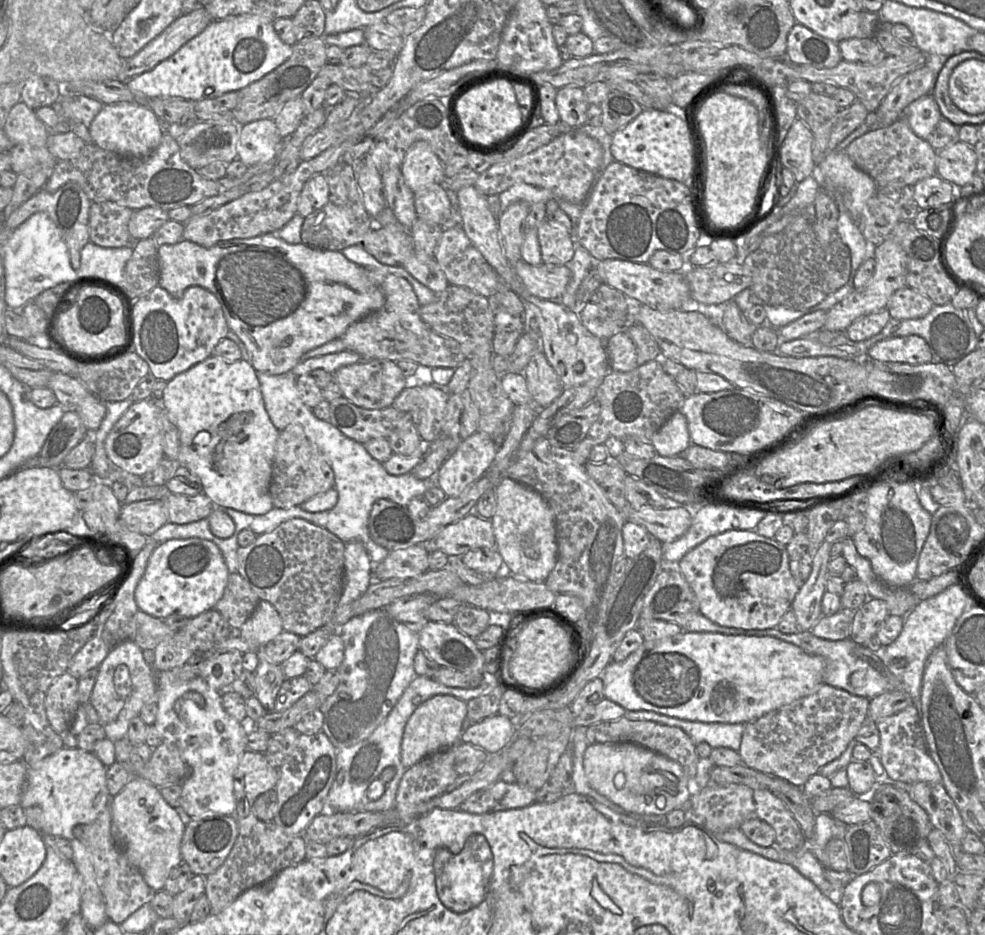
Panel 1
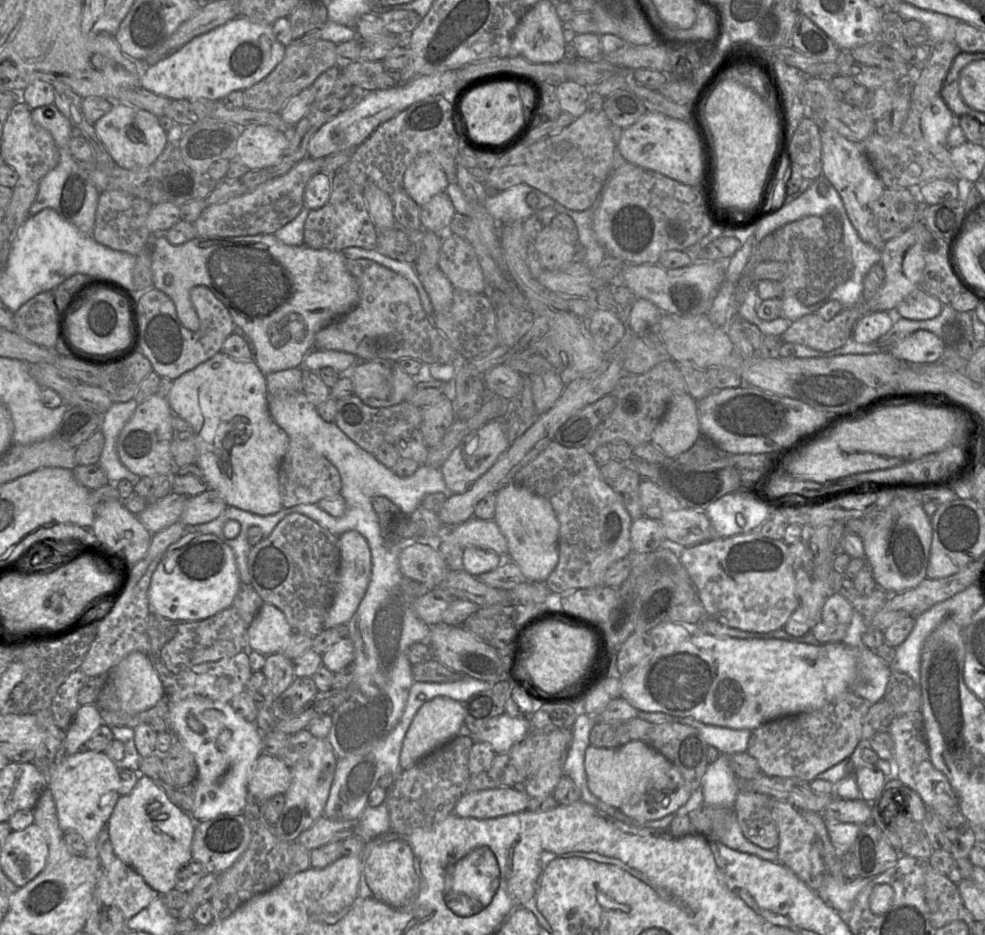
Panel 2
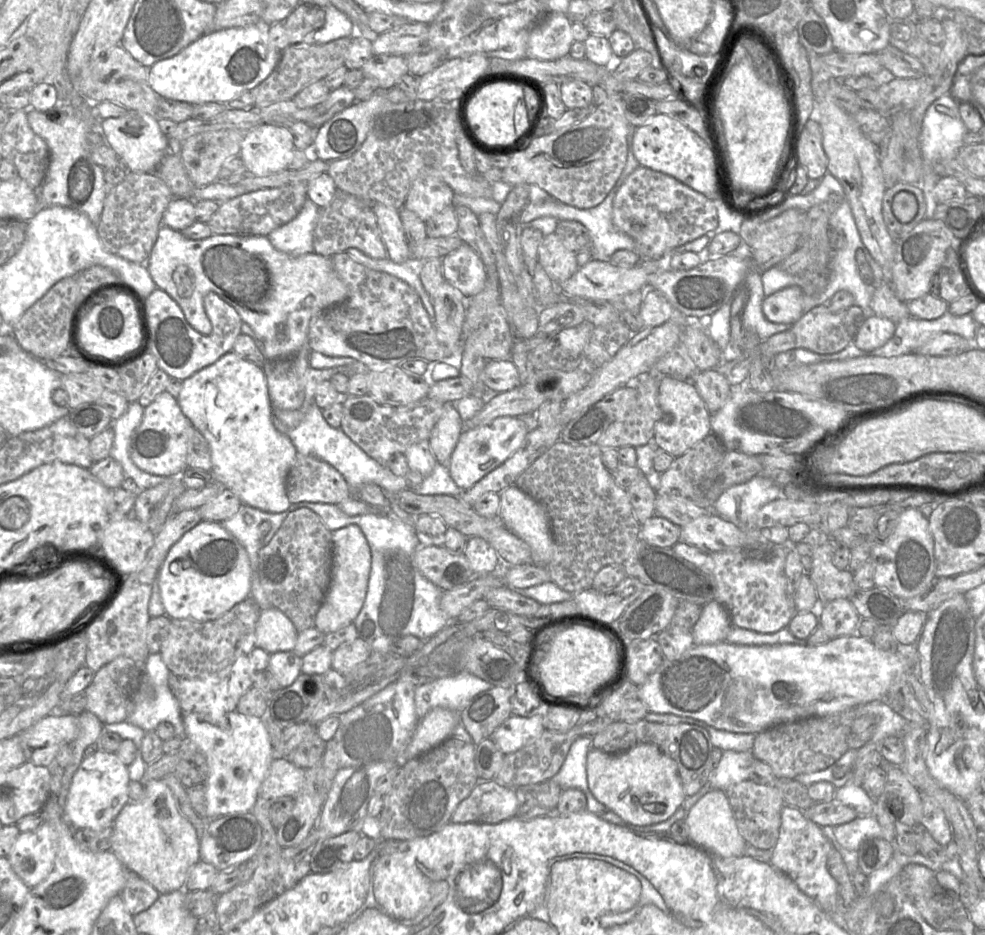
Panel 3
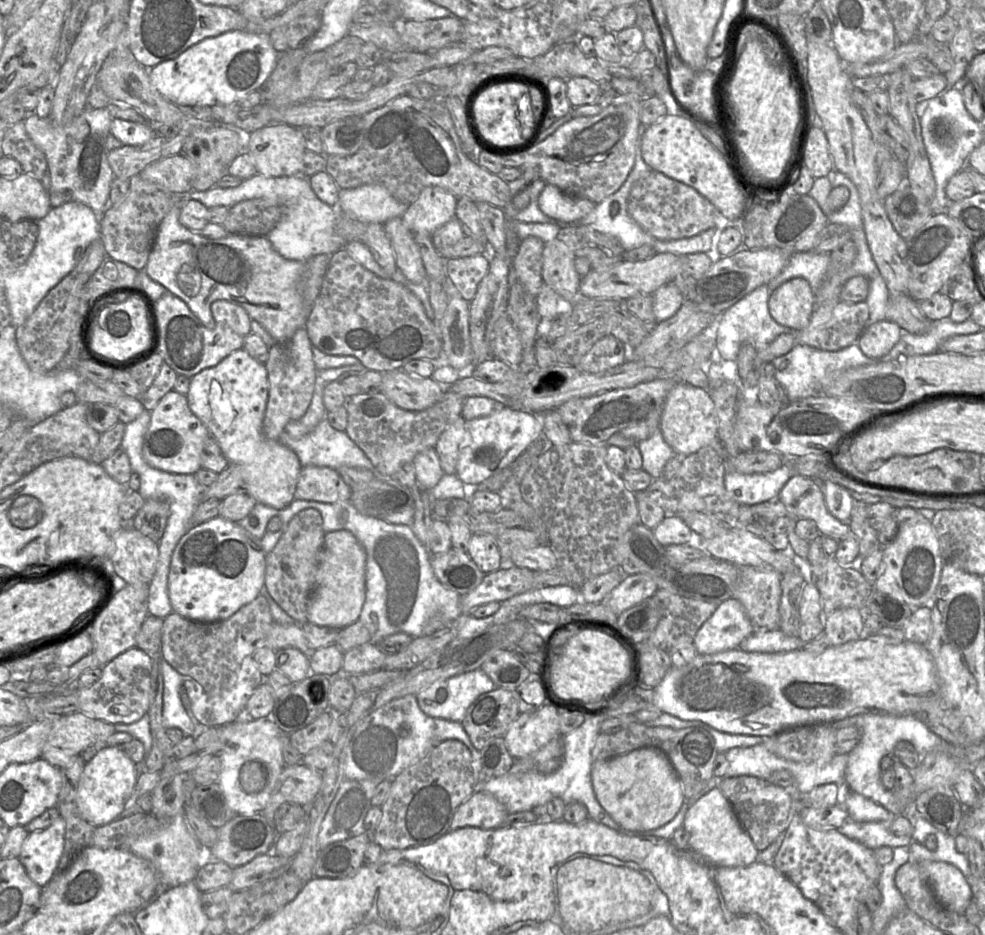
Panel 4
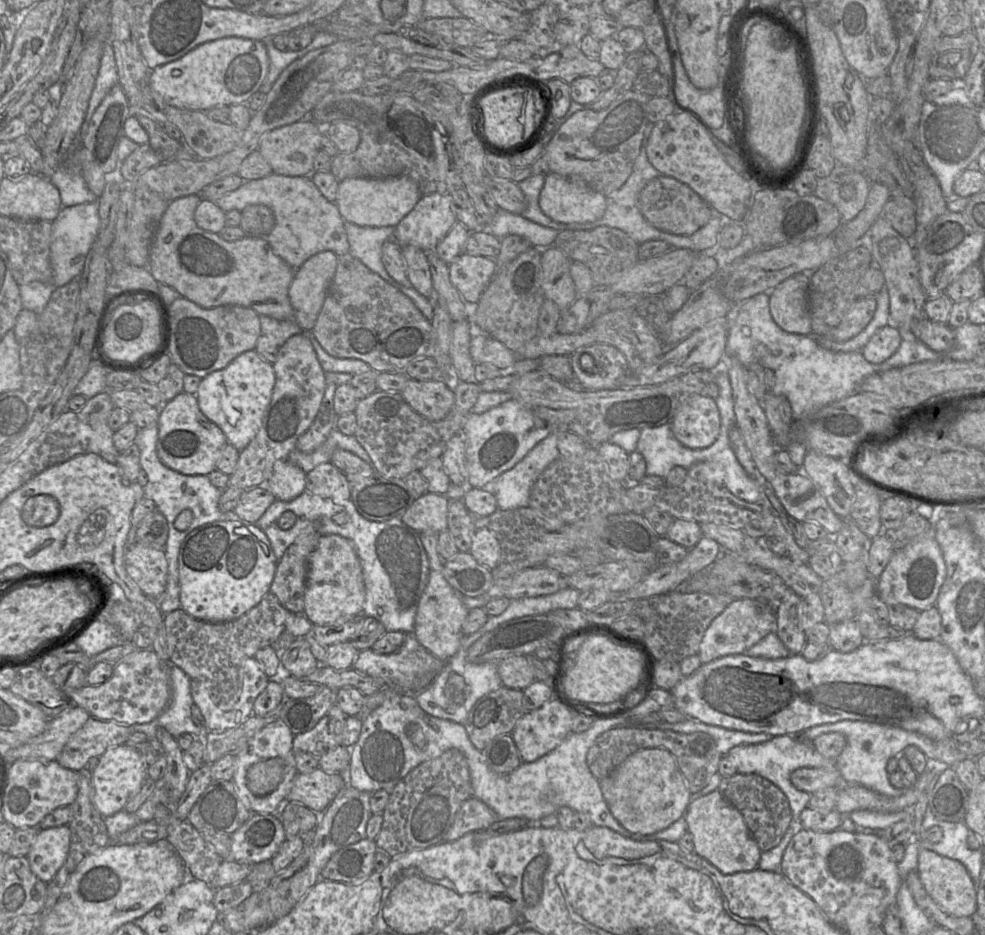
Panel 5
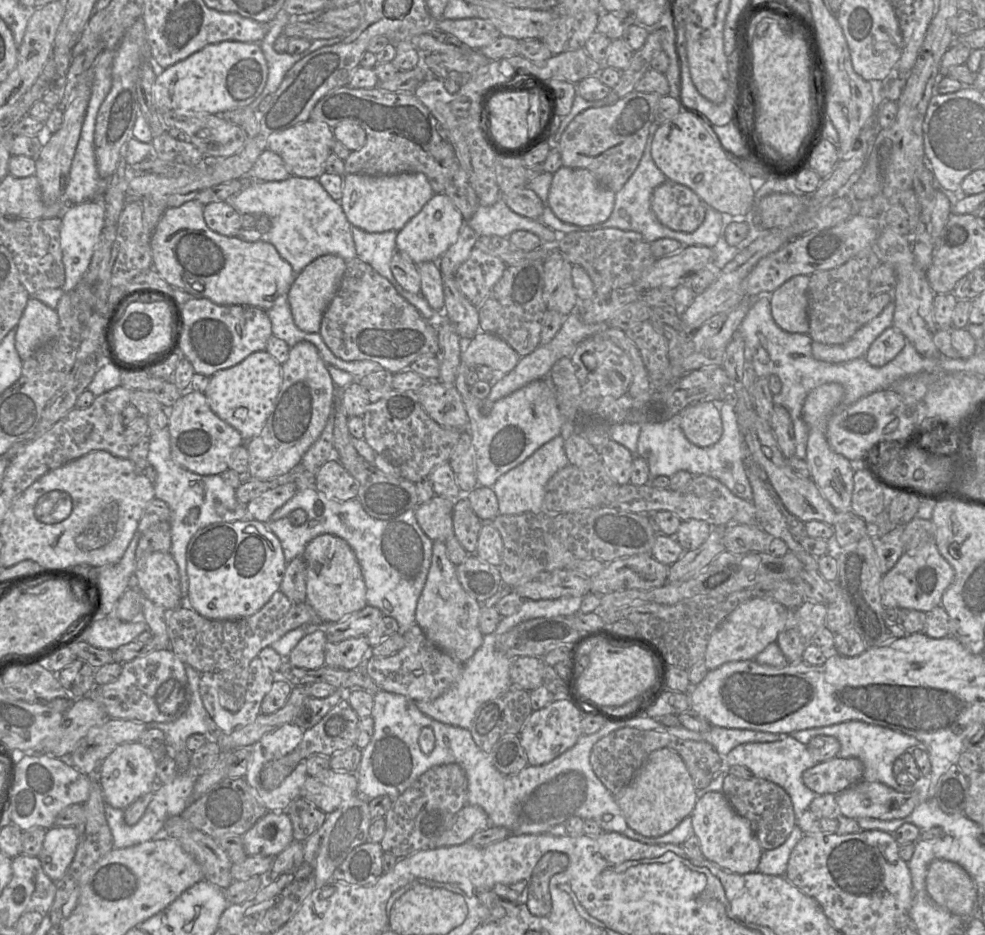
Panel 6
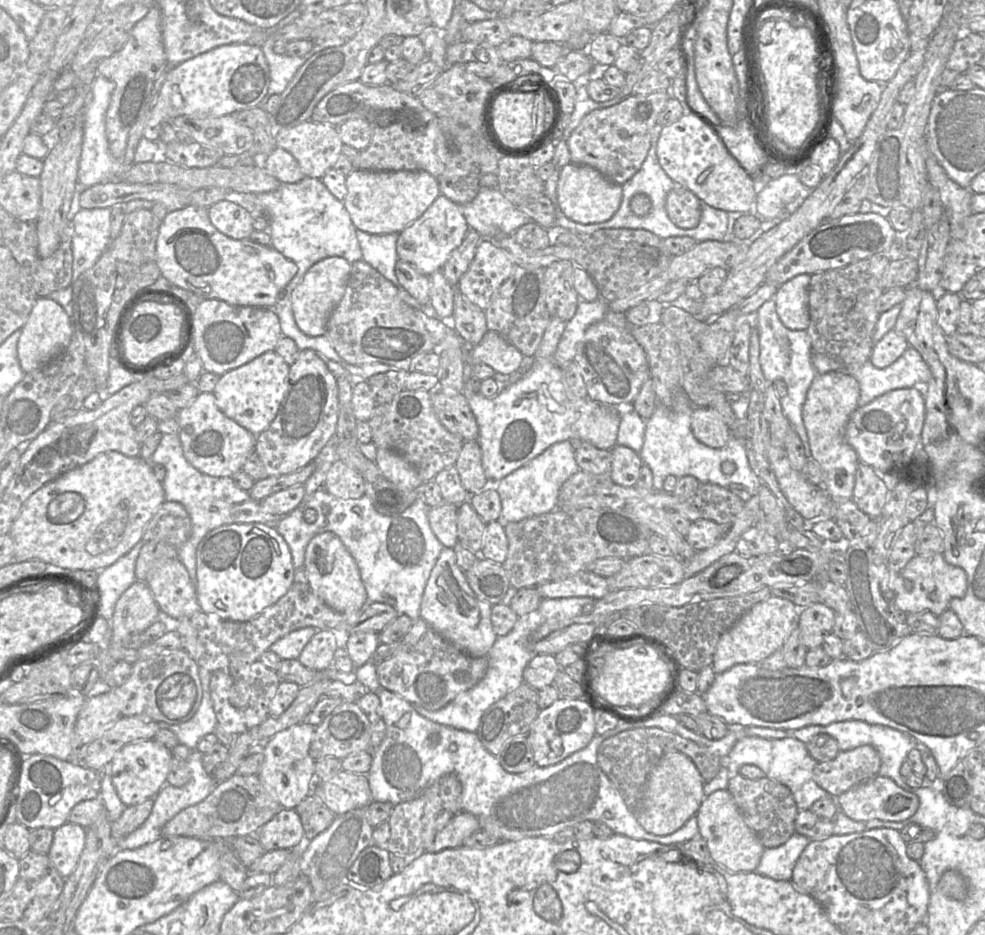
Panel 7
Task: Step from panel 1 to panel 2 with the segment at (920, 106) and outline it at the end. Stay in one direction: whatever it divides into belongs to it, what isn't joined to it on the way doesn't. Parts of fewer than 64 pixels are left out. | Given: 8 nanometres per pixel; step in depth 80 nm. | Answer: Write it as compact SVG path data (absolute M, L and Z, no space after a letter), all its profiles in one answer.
M940 95L924 109L920 125L925 139L934 146L946 146L949 130L958 124L958 118L947 107Z

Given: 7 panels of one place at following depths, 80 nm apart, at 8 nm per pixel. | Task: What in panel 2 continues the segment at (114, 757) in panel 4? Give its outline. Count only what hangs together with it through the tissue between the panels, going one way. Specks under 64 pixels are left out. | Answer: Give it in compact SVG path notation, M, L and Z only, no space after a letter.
M82 749L73 755L64 756L54 769L45 775L46 789L54 798L61 829L64 832L75 832L84 839L87 845L85 857L98 858L96 837L107 826L121 796L118 765L104 752Z

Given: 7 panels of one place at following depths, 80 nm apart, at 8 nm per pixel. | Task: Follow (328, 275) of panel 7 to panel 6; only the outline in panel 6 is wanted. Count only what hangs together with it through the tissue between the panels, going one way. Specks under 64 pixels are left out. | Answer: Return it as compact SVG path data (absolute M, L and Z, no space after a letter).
M324 255L307 265L294 279L287 301L296 326L307 333L318 333L323 314L334 298L346 269L346 261L336 255Z

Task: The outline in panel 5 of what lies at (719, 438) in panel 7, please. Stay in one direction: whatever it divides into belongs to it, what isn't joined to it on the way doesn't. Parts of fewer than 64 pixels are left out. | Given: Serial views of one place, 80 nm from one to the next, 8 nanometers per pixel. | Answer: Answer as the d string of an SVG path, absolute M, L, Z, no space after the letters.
M694 394L680 405L669 422L675 438L689 448L706 448L720 433L721 418L715 399Z

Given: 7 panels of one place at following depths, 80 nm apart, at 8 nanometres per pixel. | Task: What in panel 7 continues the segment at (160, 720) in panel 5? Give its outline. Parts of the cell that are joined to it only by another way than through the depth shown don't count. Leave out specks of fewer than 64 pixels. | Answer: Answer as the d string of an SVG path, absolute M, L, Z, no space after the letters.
M199 668L203 697L198 710L190 720L172 725L157 722L161 729L173 732L178 738L179 744L185 745L192 750L196 750L197 744L203 736L212 734L218 726L209 689L211 676L211 671Z

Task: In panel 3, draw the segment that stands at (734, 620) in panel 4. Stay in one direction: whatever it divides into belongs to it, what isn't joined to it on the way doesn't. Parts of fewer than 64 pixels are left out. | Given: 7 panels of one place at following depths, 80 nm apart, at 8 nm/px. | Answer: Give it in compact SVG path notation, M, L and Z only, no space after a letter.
M712 601L703 606L699 620L692 629L695 645L710 645L724 642L732 626L726 608Z

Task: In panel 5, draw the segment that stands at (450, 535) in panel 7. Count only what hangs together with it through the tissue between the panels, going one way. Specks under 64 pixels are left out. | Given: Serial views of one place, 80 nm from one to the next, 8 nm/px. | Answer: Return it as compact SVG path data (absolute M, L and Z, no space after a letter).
M428 492L415 499L400 519L419 533L439 534L448 529L449 504L450 500L445 495Z

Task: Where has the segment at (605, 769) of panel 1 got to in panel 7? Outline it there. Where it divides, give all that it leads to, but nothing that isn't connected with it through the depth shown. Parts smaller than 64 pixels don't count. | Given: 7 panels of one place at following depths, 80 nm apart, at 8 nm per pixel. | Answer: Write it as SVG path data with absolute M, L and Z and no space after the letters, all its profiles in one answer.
M681 752L666 753L651 770L635 814L640 825L649 833L666 836L680 829L697 814L704 799L704 784L694 762Z

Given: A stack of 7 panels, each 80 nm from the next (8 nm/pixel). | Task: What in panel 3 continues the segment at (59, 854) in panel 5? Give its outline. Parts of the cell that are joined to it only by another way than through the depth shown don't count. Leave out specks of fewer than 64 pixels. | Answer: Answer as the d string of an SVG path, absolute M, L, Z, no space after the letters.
M42 823L33 831L20 832L7 859L14 872L31 888L50 874L55 857L55 831L48 823Z

